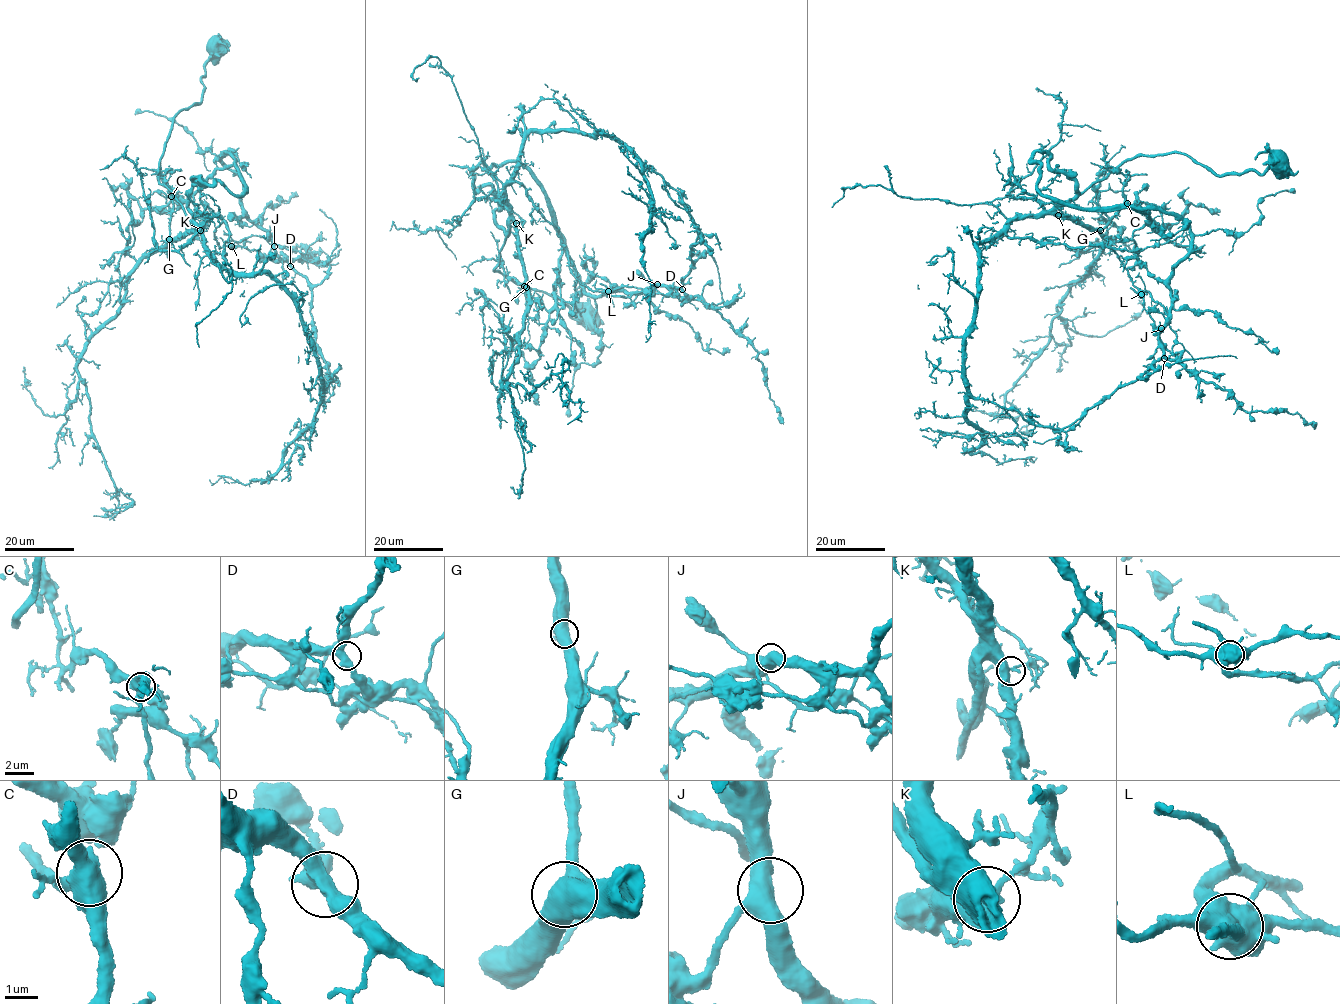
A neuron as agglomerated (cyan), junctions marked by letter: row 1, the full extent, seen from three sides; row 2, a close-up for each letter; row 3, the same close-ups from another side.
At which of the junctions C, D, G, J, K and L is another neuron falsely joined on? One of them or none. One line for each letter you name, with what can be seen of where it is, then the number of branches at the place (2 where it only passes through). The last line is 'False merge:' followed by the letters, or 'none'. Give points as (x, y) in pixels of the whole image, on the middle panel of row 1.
L: Place: (608, 291). Branches: 6
False merge: L

